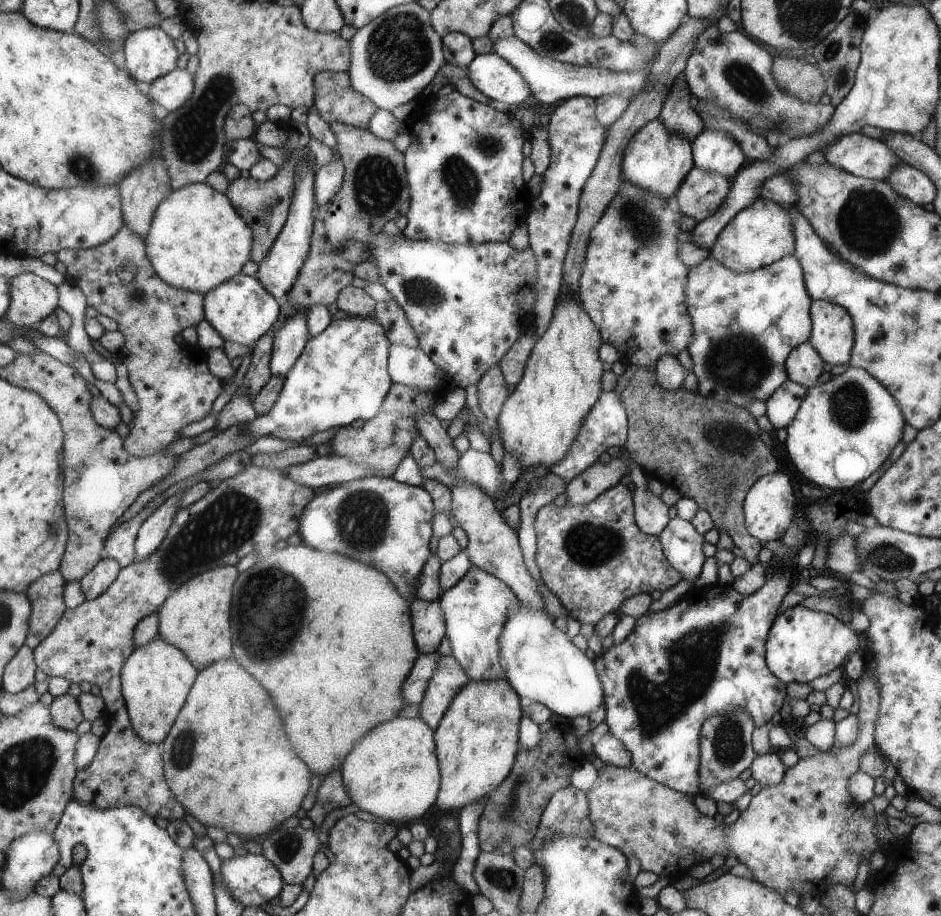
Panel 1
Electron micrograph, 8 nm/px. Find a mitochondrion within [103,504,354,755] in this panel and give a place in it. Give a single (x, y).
(270, 610)

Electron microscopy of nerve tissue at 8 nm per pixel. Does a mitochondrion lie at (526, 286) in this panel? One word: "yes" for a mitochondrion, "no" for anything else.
no

